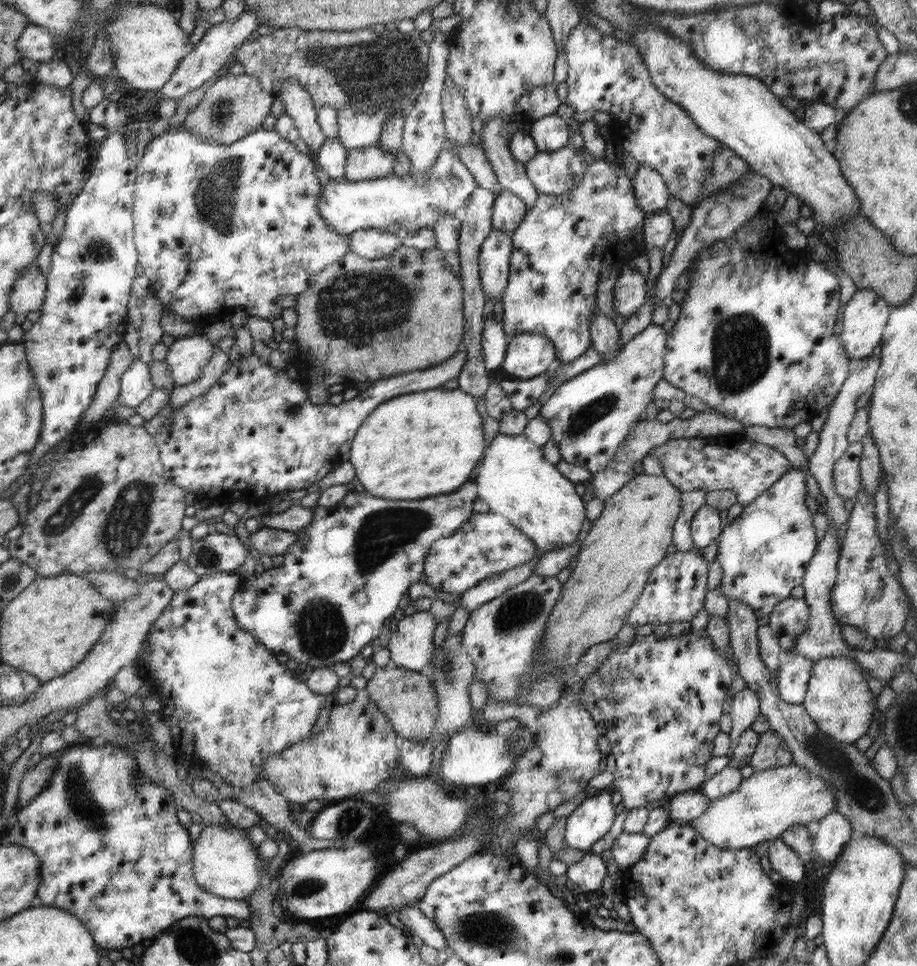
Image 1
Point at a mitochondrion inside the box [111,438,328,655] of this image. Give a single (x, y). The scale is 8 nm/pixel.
(206, 557)

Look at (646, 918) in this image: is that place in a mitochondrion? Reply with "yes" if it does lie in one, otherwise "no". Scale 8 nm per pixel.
no

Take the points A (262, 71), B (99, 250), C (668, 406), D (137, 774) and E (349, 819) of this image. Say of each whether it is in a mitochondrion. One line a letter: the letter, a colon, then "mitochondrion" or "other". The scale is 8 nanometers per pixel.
A: other
B: mitochondrion
C: other
D: other
E: mitochondrion

